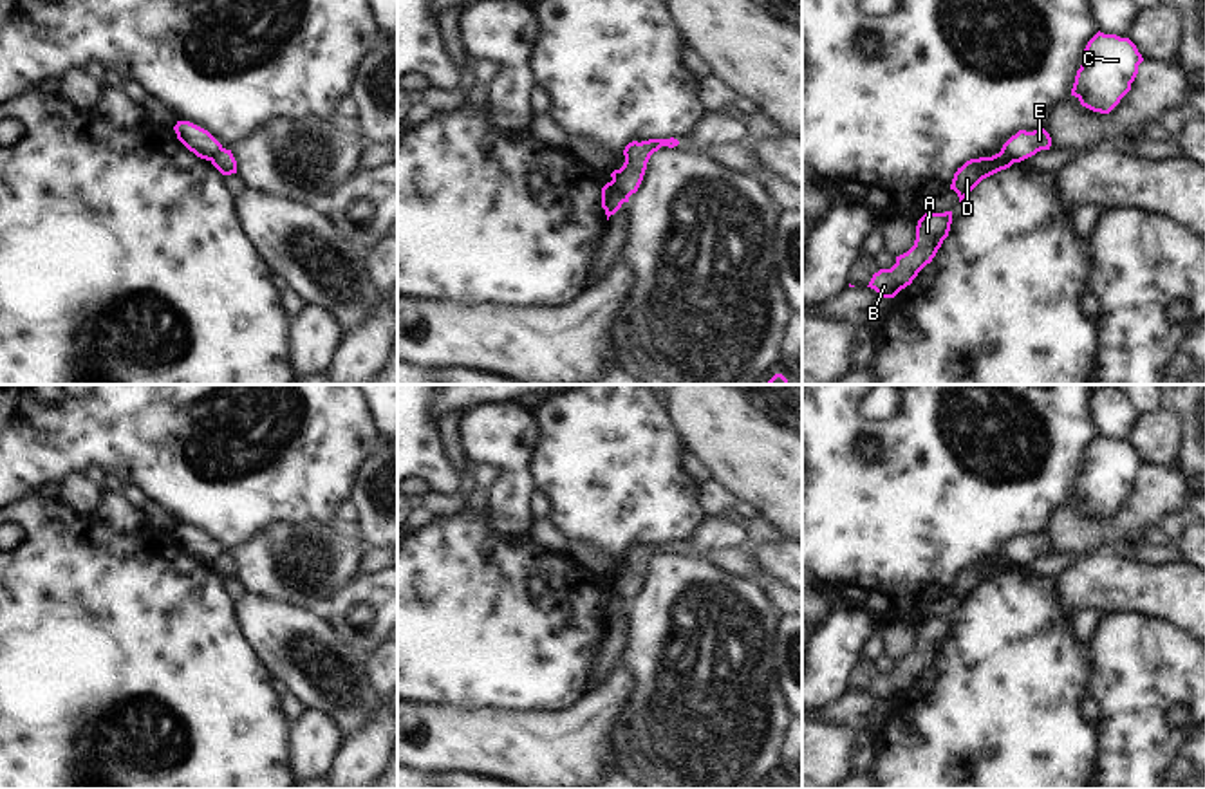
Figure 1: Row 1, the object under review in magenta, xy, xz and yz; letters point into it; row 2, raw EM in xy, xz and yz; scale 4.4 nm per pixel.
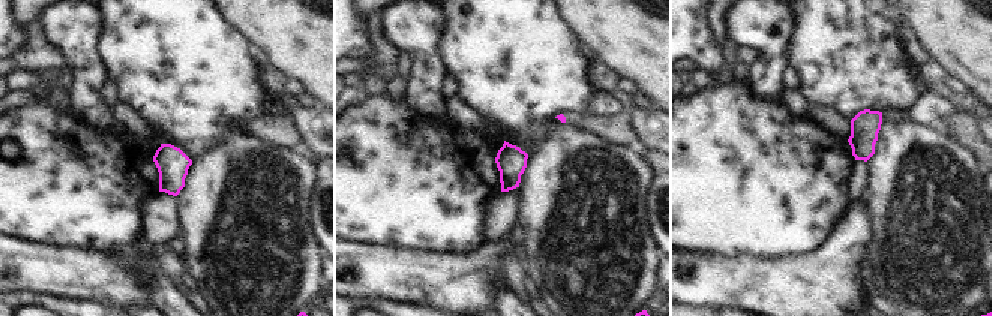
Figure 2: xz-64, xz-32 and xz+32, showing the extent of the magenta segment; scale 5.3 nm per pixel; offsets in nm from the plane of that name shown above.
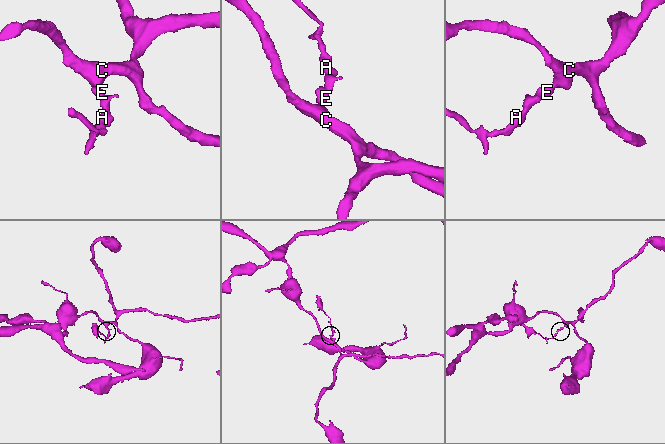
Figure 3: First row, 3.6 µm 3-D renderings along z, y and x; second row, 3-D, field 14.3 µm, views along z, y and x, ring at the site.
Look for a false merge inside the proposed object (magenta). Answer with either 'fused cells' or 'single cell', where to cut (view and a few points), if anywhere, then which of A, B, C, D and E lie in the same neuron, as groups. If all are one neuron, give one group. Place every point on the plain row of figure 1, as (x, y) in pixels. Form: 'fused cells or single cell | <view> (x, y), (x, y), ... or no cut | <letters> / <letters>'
fused cells | xz (613, 584), (627, 602) | A B D / C E

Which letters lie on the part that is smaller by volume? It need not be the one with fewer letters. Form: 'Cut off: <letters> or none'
Cut off: A, B, D

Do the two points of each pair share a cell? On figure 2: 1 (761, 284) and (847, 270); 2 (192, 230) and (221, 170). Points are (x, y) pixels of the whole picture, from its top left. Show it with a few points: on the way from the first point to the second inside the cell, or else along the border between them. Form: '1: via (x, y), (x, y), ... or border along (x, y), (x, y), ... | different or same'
1: via (782, 284), (826, 284) | same
2: via (207, 215), (213, 209), (221, 185) | same

